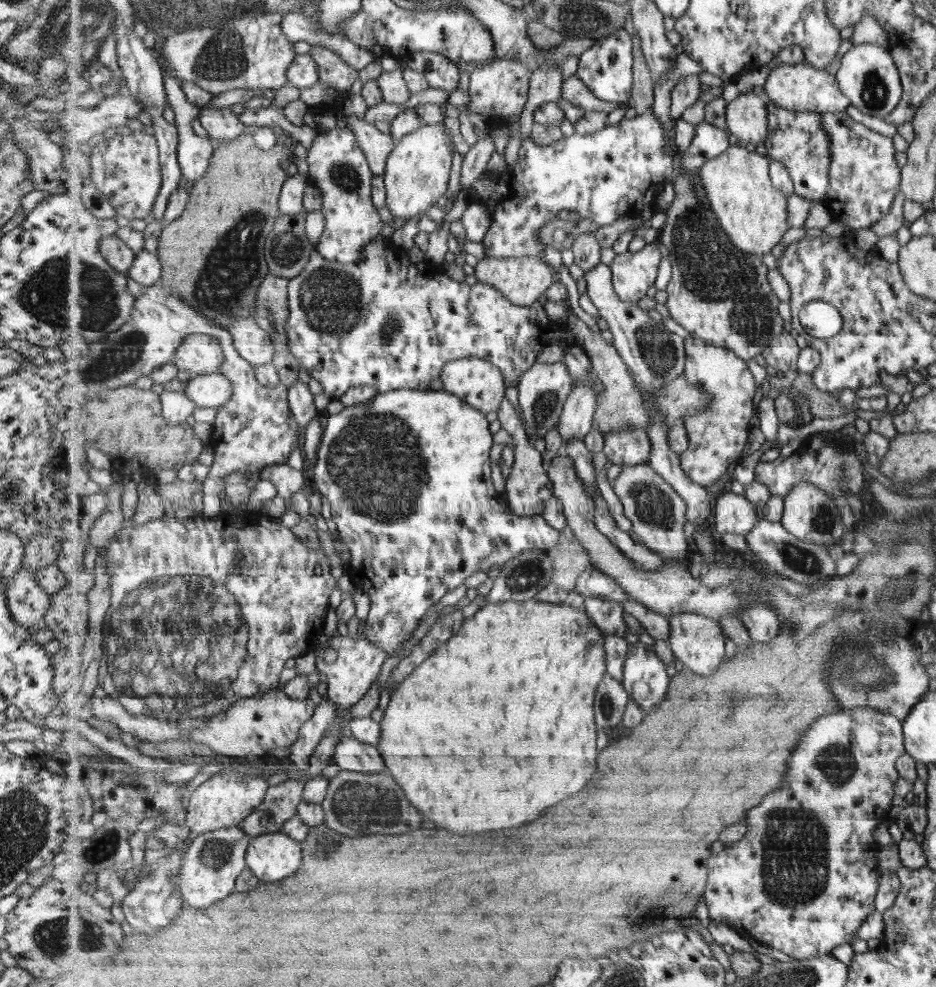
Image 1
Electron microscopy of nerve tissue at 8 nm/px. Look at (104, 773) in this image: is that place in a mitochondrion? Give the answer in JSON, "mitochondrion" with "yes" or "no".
{"mitochondrion":"no"}

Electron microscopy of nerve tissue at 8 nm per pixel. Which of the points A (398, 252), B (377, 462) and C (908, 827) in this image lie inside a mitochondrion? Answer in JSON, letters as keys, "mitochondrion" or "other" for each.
{"A":"other","B":"mitochondrion","C":"other"}

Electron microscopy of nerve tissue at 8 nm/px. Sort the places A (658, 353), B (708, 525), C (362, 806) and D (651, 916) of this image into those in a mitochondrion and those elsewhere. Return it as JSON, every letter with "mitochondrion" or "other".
{"A":"mitochondrion","B":"other","C":"mitochondrion","D":"mitochondrion"}

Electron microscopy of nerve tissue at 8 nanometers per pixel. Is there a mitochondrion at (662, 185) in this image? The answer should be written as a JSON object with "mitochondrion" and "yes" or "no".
{"mitochondrion":"no"}

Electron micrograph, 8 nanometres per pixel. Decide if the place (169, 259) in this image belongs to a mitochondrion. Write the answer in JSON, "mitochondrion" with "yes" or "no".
{"mitochondrion":"no"}

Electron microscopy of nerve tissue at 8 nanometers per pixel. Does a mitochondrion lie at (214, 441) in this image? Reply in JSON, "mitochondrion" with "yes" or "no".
{"mitochondrion":"no"}

